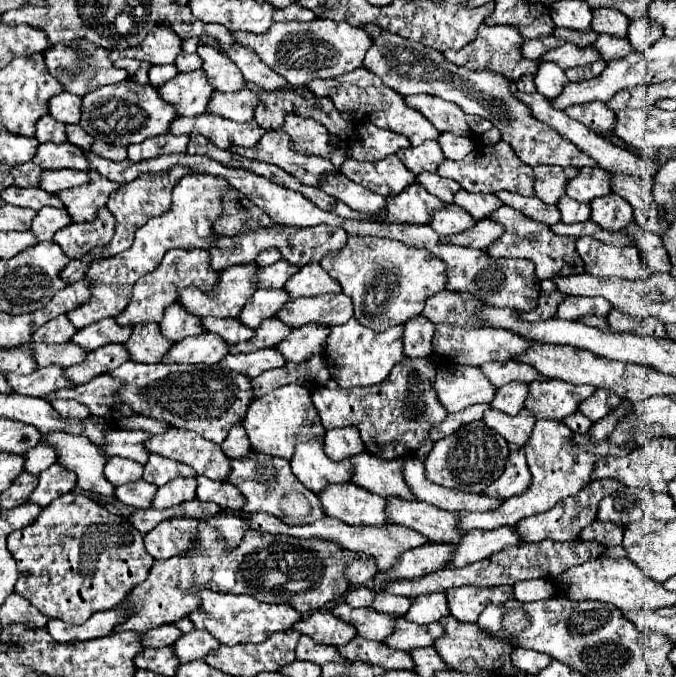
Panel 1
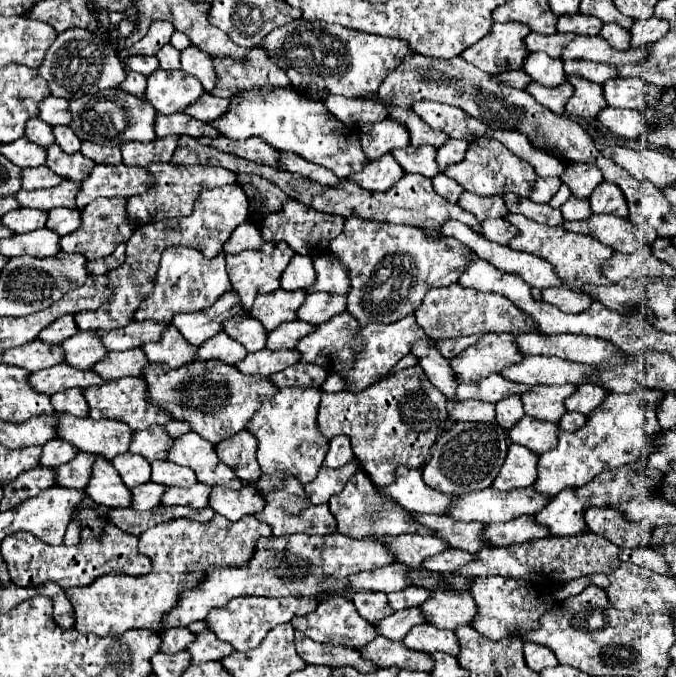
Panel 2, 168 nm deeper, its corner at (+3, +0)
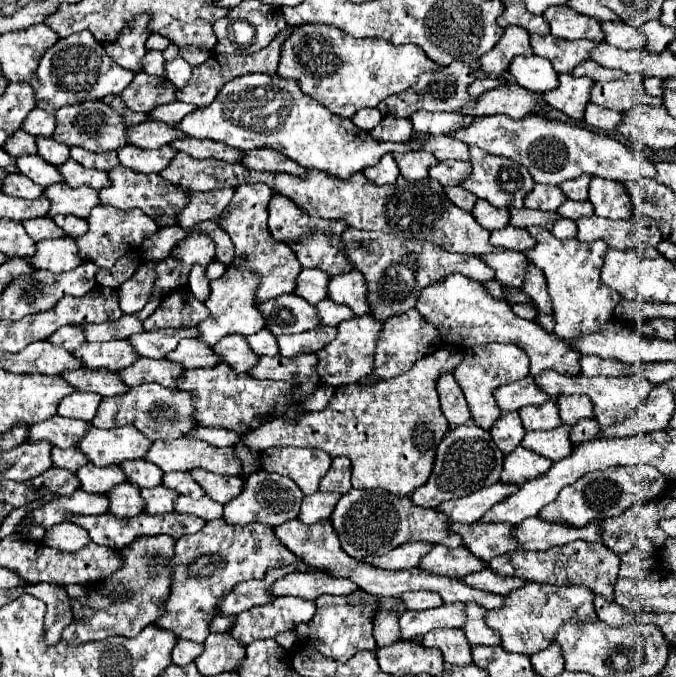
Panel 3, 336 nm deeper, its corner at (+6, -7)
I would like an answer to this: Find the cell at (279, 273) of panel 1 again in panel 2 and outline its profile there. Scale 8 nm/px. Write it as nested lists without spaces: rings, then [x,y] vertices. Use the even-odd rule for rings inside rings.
[[[295,255],[281,277],[281,287],[287,291],[307,289],[307,285],[315,283],[315,269],[311,265],[311,257]]]

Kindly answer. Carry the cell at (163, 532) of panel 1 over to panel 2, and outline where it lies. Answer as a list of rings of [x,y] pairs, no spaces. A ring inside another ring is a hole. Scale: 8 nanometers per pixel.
[[[215,515],[209,523],[195,523],[189,519],[173,519],[163,525],[155,525],[147,529],[139,537],[138,550],[153,561],[153,569],[147,575],[131,577],[127,573],[107,573],[95,579],[91,585],[79,589],[69,589],[67,599],[75,611],[75,629],[79,633],[93,633],[93,635],[109,635],[109,633],[123,633],[127,629],[151,629],[151,631],[165,631],[163,617],[179,603],[183,589],[193,589],[203,581],[207,569],[211,567],[243,567],[255,553],[255,545],[259,537],[271,537],[271,527],[253,515],[243,517],[237,523],[227,521],[221,515]]]

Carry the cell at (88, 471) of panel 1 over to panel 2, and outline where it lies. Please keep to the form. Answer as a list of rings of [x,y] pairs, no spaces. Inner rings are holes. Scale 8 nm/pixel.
[[[99,455],[93,465],[93,477],[85,491],[97,505],[131,507],[131,491],[123,485],[123,481],[119,481],[115,467]]]

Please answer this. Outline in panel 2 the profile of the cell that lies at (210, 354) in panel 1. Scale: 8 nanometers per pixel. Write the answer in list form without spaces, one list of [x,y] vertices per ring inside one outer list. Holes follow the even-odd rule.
[[[219,333],[211,339],[207,339],[197,353],[197,361],[207,361],[207,359],[219,359],[227,365],[237,365],[239,361],[243,361],[243,357],[247,355],[247,351],[243,349],[243,345],[239,345],[235,339],[227,337],[227,333]]]

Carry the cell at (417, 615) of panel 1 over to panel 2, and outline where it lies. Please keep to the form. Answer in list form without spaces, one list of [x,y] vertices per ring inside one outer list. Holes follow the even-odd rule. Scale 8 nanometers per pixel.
[[[433,591],[433,597],[421,605],[423,613],[427,615],[427,621],[431,625],[437,625],[439,629],[457,629],[461,625],[471,625],[471,617],[475,617],[475,601],[471,601],[469,593],[445,593],[445,591]]]

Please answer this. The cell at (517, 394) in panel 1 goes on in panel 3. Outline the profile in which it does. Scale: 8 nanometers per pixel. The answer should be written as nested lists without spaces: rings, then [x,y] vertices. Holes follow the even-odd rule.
[[[504,412],[504,414],[496,420],[496,424],[492,426],[492,430],[490,430],[492,440],[496,442],[496,446],[498,446],[504,454],[508,454],[508,452],[512,452],[516,446],[520,446],[520,440],[524,438],[524,434],[526,434],[526,430],[524,430],[524,426],[522,426],[522,420],[520,420],[518,412]]]

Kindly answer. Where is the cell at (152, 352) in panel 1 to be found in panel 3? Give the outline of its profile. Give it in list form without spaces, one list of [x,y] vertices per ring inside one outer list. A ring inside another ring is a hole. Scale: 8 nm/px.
[[[194,338],[180,340],[176,350],[168,352],[166,360],[172,360],[172,362],[180,364],[184,370],[190,370],[190,368],[210,368],[210,366],[218,364],[216,354],[212,352],[212,348],[204,348],[204,344],[200,344]]]

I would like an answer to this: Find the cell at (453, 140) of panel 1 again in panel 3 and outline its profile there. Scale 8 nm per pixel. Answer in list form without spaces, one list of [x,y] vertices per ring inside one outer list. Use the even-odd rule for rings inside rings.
[[[444,160],[430,170],[430,178],[438,180],[442,186],[458,186],[460,180],[468,176],[468,172],[470,172],[470,162]]]

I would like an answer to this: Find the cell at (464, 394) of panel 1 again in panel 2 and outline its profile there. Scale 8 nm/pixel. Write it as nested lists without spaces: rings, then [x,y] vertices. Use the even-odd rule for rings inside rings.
[[[489,375],[487,379],[479,381],[479,383],[459,383],[457,387],[457,395],[455,399],[481,399],[481,401],[489,401],[489,403],[497,403],[501,401],[503,397],[509,397],[509,395],[523,395],[531,391],[531,387],[527,385],[519,385],[519,383],[513,383],[513,381],[507,381],[503,379],[501,375]]]

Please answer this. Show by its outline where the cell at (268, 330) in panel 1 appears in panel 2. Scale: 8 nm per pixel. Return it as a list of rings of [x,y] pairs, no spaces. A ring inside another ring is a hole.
[[[291,321],[285,325],[279,325],[275,331],[269,333],[267,349],[295,349],[295,341],[299,337],[305,337],[307,333],[313,333],[315,325],[307,325],[303,321]]]

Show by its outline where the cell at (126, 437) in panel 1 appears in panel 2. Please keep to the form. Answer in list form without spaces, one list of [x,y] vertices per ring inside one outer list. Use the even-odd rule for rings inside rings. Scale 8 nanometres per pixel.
[[[153,425],[145,431],[133,433],[133,441],[129,451],[143,455],[147,461],[157,461],[157,459],[167,459],[167,449],[171,447],[173,437],[165,431],[165,427]]]

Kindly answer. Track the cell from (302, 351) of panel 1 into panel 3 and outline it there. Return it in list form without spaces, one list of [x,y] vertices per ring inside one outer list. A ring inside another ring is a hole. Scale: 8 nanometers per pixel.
[[[354,316],[350,320],[344,320],[338,324],[336,338],[322,350],[316,352],[318,356],[318,376],[322,382],[330,386],[344,386],[358,382],[360,378],[372,374],[372,362],[374,362],[374,350],[376,350],[376,332],[380,332],[382,324],[376,324],[372,316]]]

